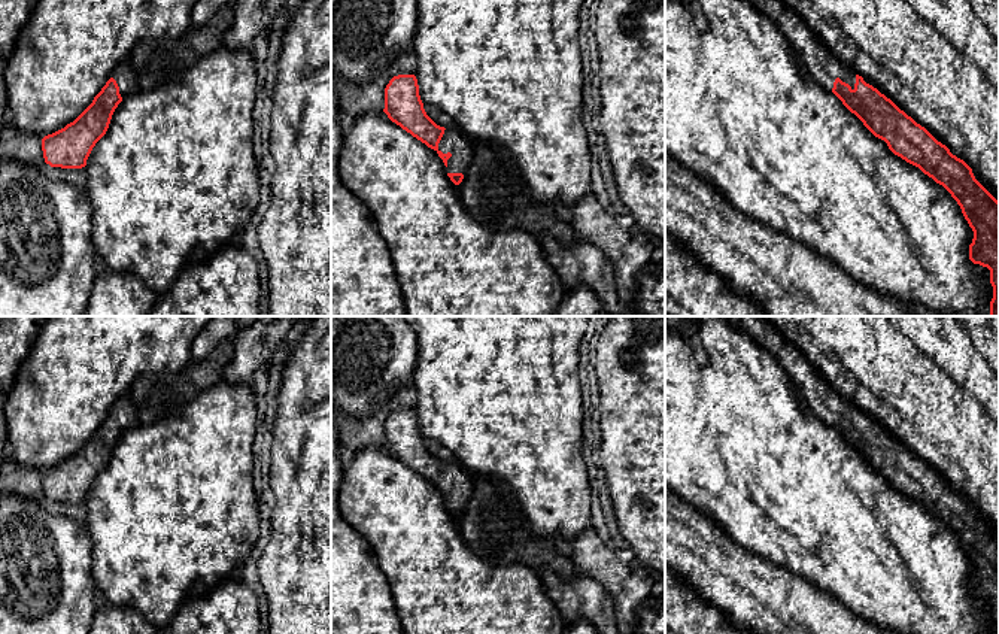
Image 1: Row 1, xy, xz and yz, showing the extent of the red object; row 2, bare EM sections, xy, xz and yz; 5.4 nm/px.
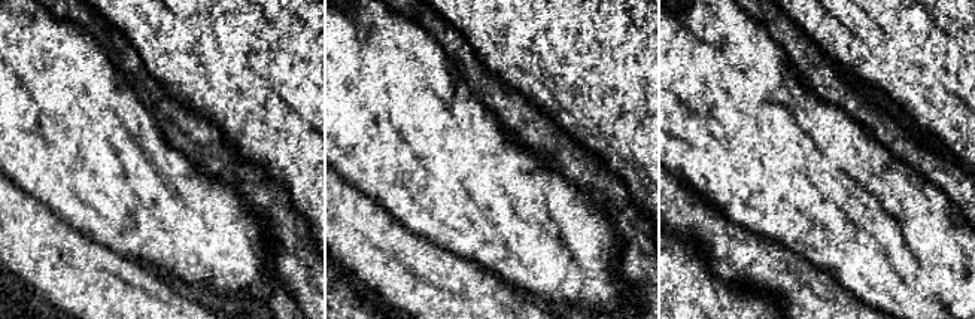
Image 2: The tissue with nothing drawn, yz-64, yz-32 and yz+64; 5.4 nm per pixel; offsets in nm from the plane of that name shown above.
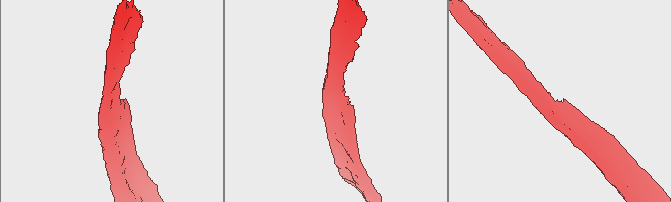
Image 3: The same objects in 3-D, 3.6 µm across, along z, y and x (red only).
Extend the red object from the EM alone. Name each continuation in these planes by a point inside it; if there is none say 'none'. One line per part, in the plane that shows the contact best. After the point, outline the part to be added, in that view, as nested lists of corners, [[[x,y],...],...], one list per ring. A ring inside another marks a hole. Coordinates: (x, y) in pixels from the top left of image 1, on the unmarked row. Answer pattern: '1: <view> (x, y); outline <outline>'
1: xz (455, 476); outline [[[446,462],[438,477],[438,485],[443,488],[452,488],[452,491],[447,494],[447,507],[465,509],[473,495],[473,477],[470,473],[467,473],[461,465]]]

